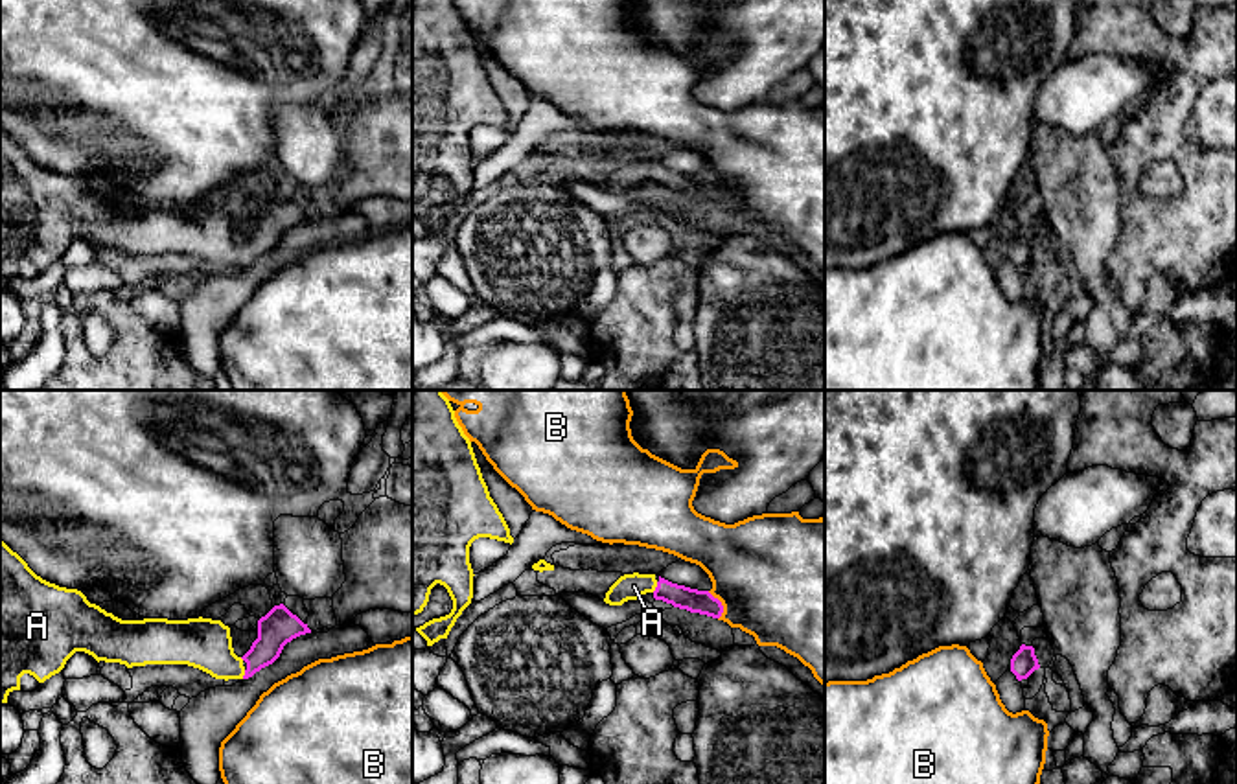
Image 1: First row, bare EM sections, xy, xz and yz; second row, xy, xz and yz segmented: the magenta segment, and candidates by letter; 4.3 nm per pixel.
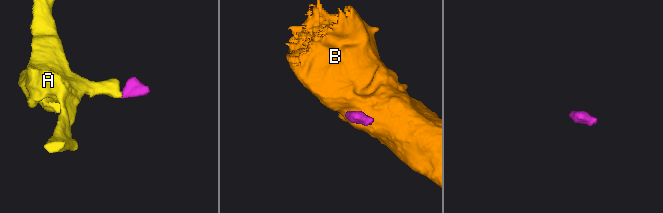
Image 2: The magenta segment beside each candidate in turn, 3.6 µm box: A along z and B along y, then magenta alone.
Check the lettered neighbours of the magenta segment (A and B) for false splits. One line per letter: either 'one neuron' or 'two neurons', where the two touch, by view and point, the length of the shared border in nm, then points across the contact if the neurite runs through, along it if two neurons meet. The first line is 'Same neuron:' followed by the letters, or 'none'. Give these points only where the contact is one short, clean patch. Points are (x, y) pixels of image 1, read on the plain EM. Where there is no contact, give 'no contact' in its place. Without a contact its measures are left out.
Same neuron: A
A: one neuron; contact xz (656, 175); length 50 nm; way xz (704, 190), (656, 175), (634, 173)
B: two neurons; contact xz (720, 192); length 140 nm; border xz (707, 179), (722, 194), (718, 207)

